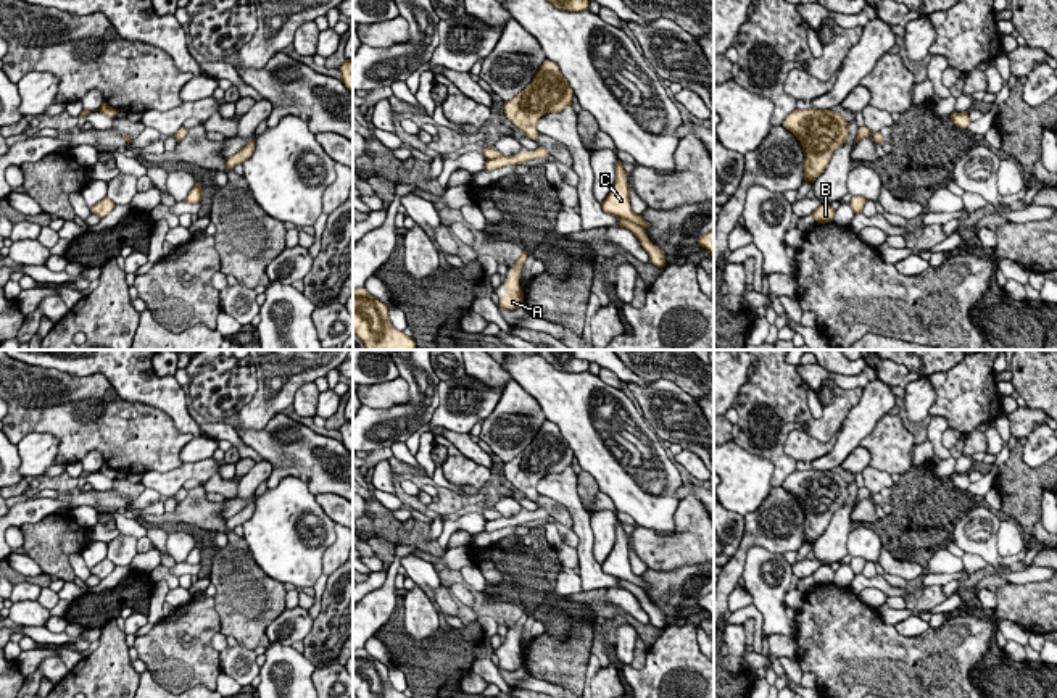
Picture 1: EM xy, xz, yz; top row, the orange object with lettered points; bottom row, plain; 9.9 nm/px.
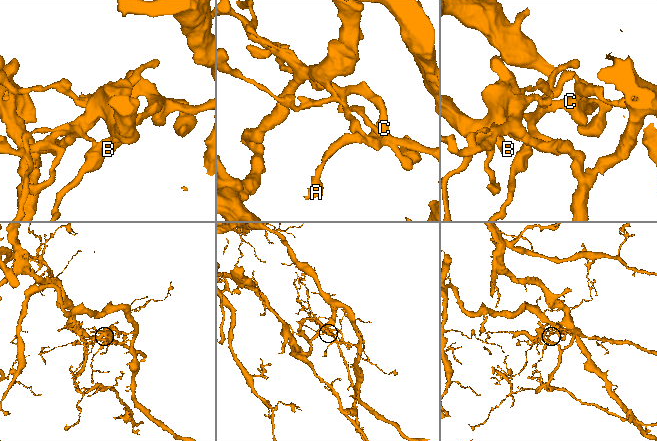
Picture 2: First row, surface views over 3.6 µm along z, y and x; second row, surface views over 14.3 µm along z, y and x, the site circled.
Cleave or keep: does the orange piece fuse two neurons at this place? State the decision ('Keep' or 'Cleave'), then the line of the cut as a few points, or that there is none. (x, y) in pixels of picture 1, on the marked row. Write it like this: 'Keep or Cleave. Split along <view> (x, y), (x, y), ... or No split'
Cleave. Split along xz (537, 149), (548, 153)

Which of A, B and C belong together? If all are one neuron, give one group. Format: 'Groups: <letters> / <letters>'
Groups: A C / B

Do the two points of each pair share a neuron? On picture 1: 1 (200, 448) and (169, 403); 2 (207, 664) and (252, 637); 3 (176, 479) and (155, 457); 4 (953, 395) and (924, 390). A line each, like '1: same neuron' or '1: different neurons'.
1: different neurons
2: different neurons
3: different neurons
4: different neurons

